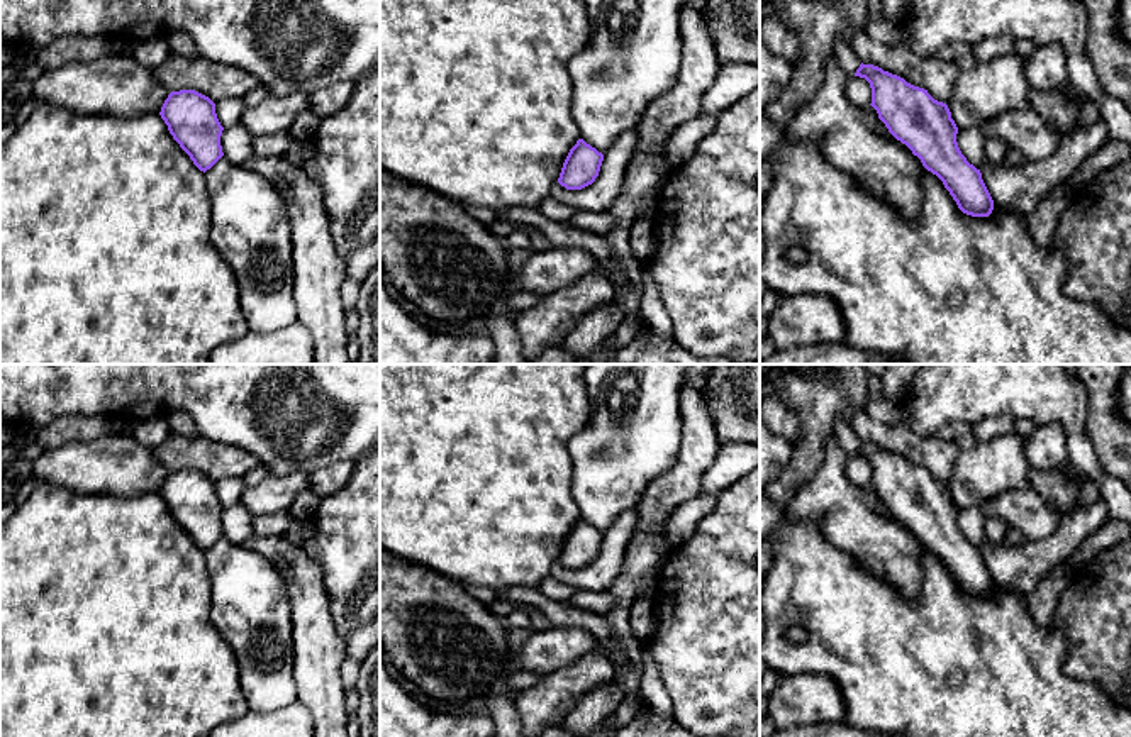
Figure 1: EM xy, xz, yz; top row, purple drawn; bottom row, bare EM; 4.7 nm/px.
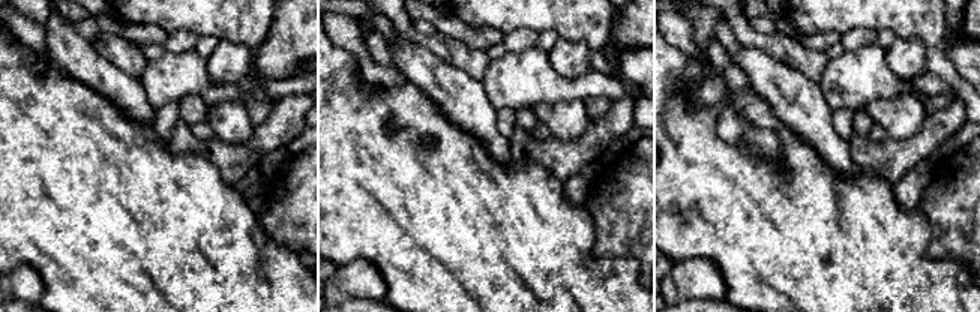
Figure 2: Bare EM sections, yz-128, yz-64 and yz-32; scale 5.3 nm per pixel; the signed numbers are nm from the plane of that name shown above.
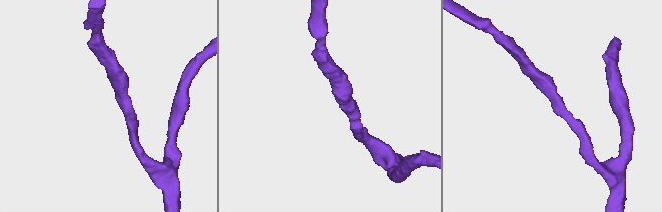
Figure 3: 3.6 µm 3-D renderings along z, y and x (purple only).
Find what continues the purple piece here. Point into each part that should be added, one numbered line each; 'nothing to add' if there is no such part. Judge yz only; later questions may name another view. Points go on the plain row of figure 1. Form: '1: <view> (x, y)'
nothing to add

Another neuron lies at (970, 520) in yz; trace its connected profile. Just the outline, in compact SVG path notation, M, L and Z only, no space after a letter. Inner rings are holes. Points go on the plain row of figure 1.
M968 507L968 508L958 508L956 522L961 530L961 534L967 537L970 544L973 544L977 549L982 549L985 537L985 515L978 507Z

